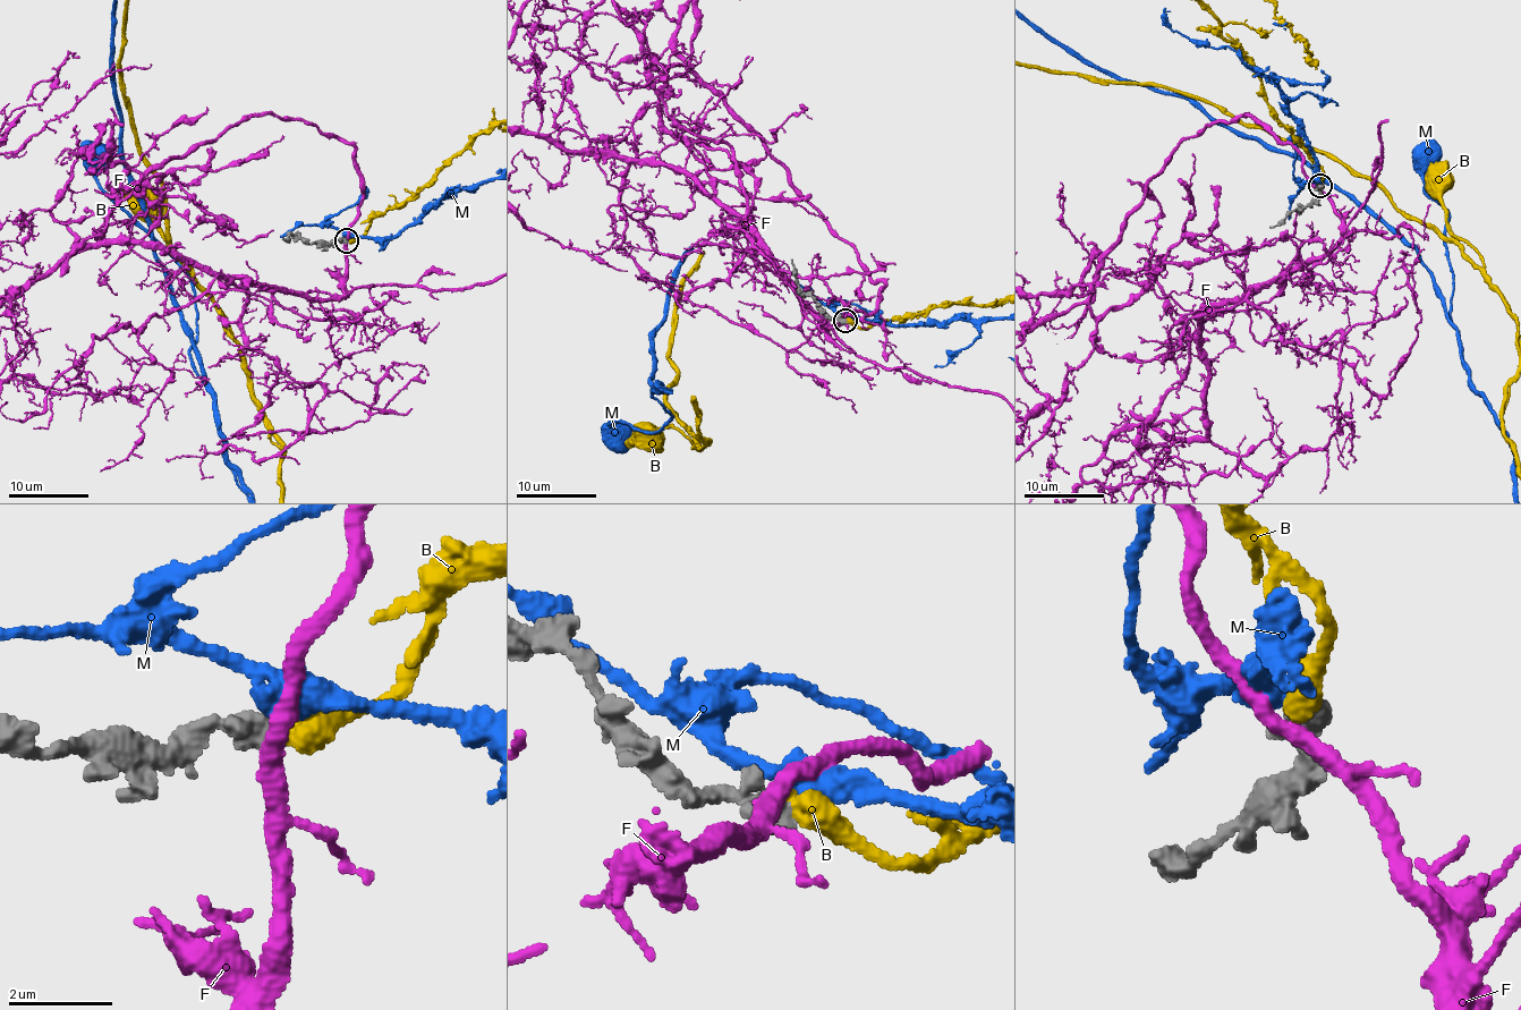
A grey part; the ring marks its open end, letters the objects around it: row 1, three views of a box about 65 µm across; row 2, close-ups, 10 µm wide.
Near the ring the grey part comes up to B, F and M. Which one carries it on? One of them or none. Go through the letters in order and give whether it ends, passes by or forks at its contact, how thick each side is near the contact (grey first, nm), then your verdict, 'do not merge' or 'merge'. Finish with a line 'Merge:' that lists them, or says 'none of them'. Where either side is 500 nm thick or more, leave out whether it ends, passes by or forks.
B: calibres 550 and 460 nm; merge
F: calibres 550 and 320 nm; do not merge
M: calibres 600 and 420 nm; do not merge
Merge: B

